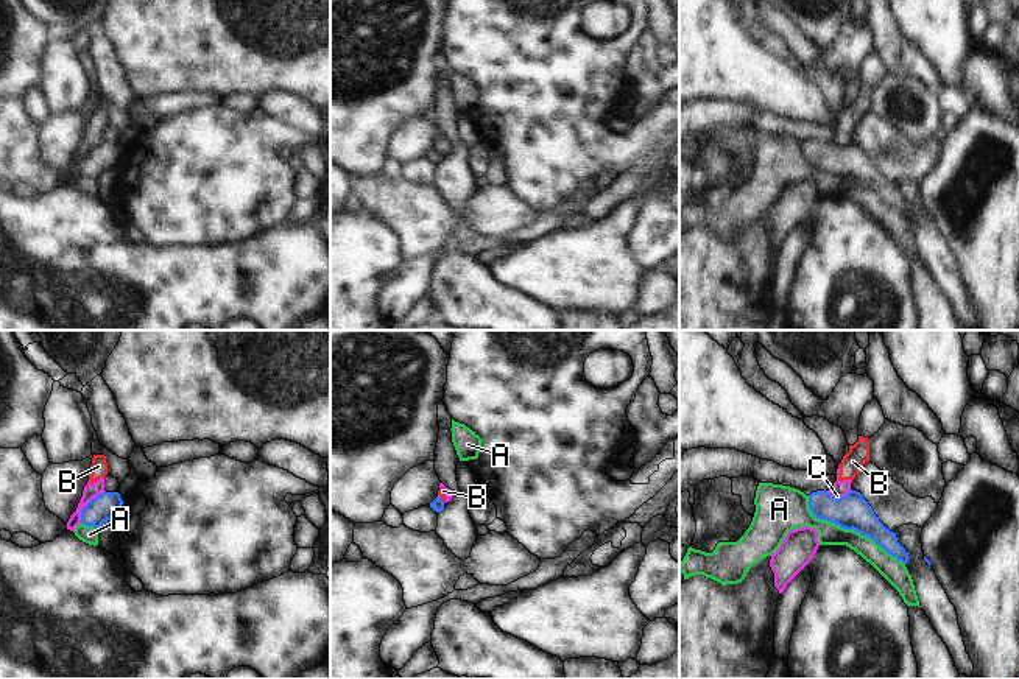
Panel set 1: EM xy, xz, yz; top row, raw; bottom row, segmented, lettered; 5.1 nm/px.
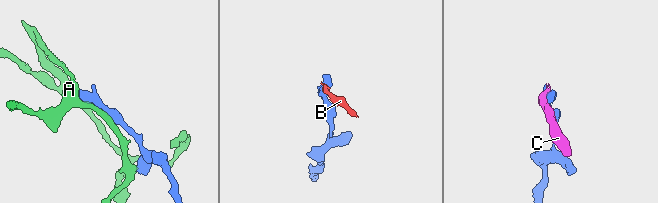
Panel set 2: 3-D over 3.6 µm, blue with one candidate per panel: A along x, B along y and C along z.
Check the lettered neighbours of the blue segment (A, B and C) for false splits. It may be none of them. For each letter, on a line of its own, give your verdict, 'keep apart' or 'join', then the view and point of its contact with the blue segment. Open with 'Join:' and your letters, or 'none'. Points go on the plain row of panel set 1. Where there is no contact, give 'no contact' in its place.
Join: none
A: keep apart | yz (849, 179)
B: keep apart | xz (441, 151)
C: keep apart | xy (86, 156)

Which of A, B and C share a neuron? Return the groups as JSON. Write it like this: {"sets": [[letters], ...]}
{"sets": [["A"], ["B", "C"]]}

